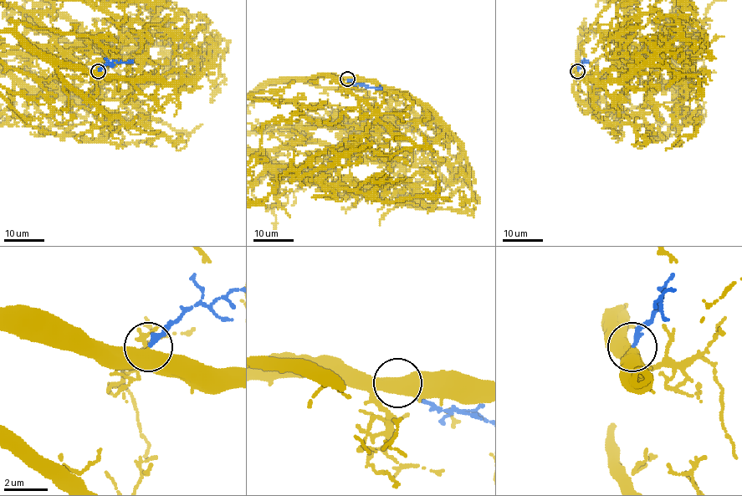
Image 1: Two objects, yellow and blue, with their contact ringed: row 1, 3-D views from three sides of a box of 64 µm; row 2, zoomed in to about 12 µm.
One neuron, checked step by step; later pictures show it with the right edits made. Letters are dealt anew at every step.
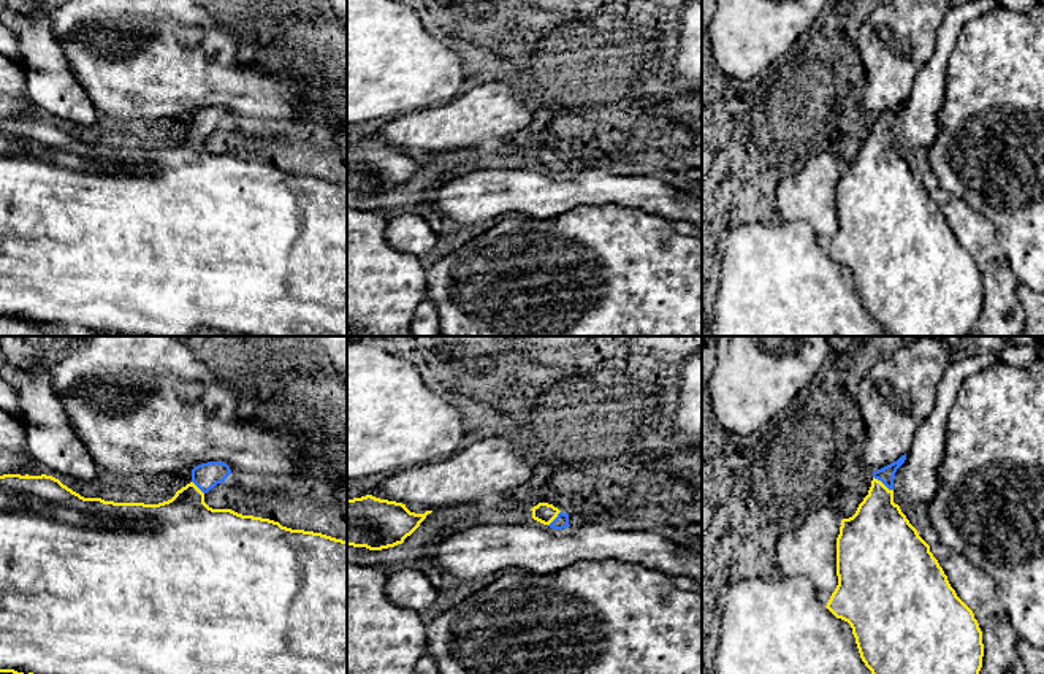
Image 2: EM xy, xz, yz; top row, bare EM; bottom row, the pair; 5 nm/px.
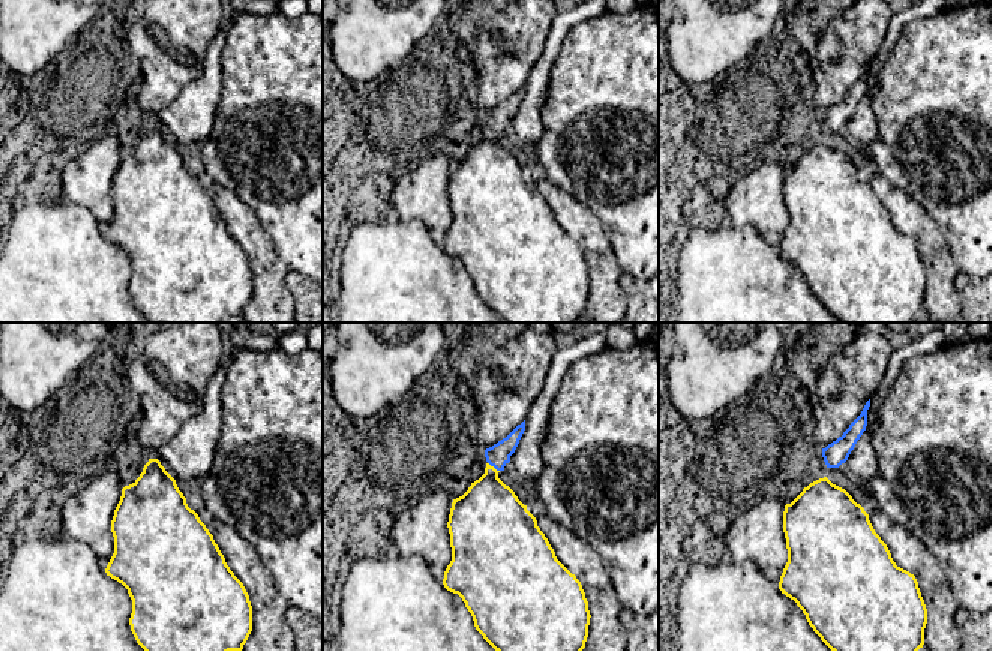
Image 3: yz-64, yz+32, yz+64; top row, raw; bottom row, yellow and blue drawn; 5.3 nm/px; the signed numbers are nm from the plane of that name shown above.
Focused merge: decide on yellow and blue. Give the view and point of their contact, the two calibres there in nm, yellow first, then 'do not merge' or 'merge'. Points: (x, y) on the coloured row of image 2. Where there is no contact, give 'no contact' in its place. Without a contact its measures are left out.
yz (881, 482) | 300/90 nm | merge

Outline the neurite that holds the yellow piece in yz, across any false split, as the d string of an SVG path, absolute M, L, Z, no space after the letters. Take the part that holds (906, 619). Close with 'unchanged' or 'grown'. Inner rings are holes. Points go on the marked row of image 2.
M906 454L874 471L855 514L841 520L838 585L825 607L851 625L871 674L979 674L984 657L979 623L951 587L930 546L893 503L893 477L905 460Z | grown

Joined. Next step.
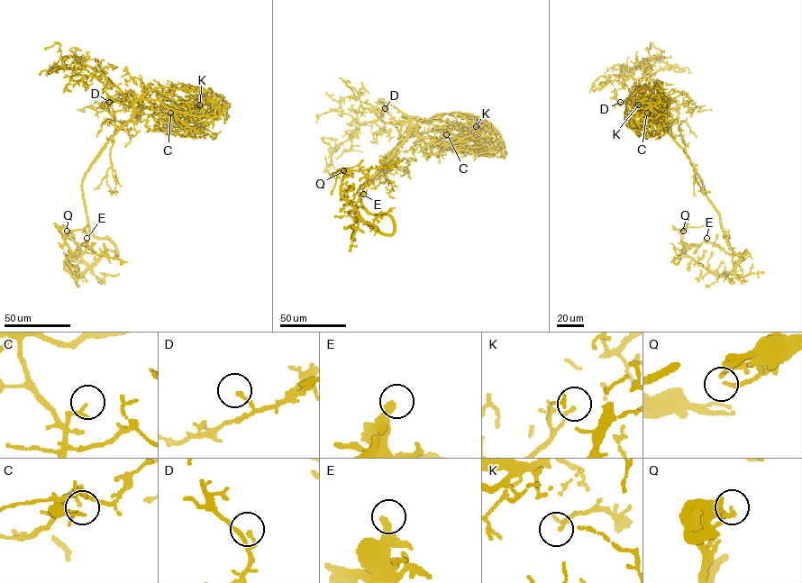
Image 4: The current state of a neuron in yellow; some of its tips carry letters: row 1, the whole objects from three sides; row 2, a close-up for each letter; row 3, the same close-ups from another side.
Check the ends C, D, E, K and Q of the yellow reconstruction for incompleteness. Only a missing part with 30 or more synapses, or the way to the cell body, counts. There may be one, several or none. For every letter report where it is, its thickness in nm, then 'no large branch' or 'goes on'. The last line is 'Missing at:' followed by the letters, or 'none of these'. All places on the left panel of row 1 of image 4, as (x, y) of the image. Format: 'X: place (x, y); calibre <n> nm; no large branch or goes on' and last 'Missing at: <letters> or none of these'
C: place (170, 113); calibre 80 nm; no large branch
D: place (109, 102); calibre 150 nm; no large branch
E: place (86, 238); calibre 360 nm; no large branch
K: place (199, 104); calibre 130 nm; no large branch
Q: place (67, 231); calibre 160 nm; no large branch
Missing at: none of these

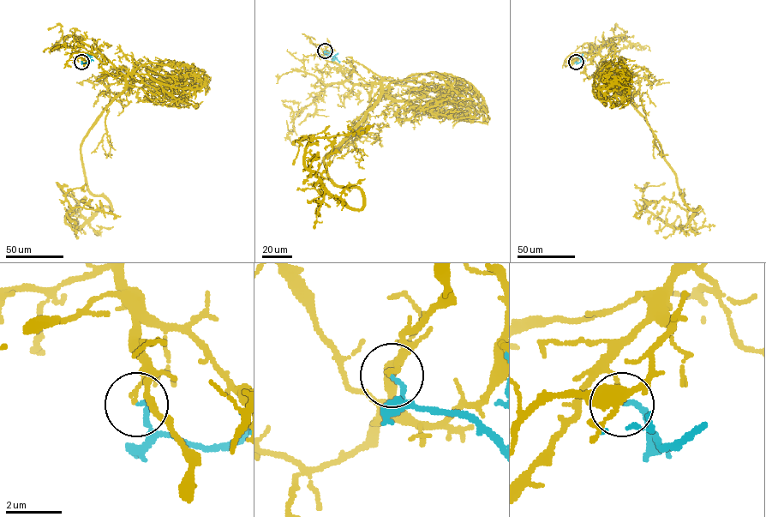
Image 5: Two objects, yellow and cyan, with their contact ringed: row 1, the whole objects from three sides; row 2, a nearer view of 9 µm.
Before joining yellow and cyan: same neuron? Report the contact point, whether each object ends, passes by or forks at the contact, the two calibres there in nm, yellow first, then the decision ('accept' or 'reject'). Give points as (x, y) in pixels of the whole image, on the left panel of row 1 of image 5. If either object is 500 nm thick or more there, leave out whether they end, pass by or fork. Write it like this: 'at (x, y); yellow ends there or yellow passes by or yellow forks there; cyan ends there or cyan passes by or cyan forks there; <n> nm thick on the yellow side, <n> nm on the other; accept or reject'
at (81, 62); yellow ends there; cyan ends there; 110 nm thick on the yellow side, 140 nm on the other; reject

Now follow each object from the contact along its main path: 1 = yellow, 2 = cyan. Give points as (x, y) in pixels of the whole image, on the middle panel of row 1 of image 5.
1: (325, 51), (353, 83), (380, 84), (324, 159), (335, 184), (360, 190), (350, 209), (304, 151), (374, 124)
2: (325, 51), (335, 56), (324, 55)

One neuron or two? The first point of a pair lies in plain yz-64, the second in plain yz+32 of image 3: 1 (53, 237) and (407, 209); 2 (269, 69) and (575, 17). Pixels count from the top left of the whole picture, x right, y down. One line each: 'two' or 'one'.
1: two
2: two

